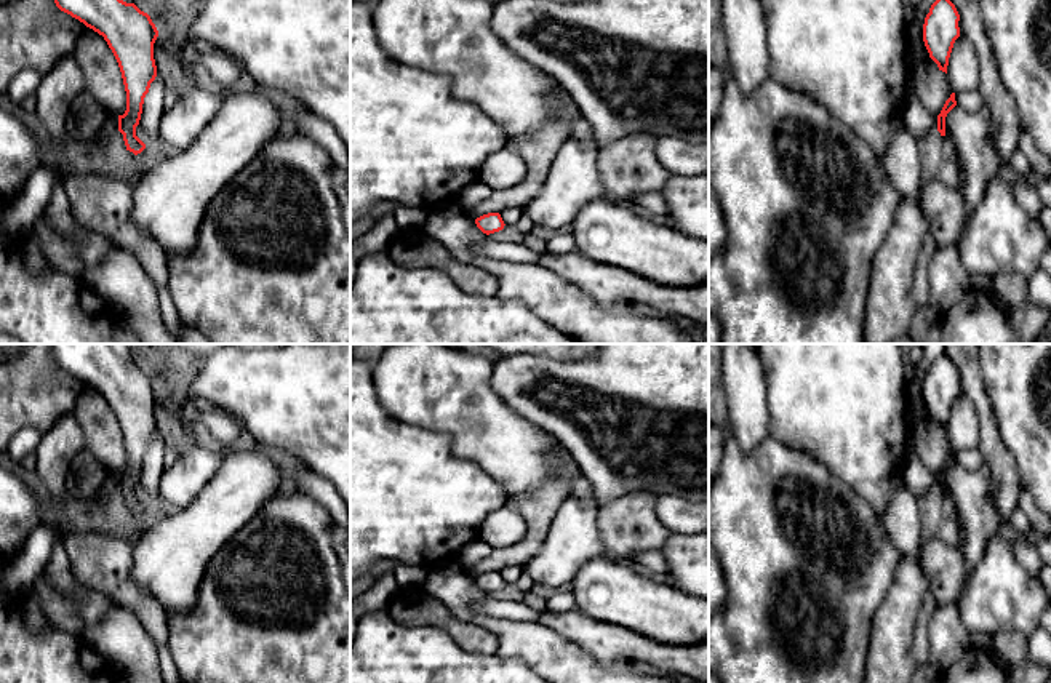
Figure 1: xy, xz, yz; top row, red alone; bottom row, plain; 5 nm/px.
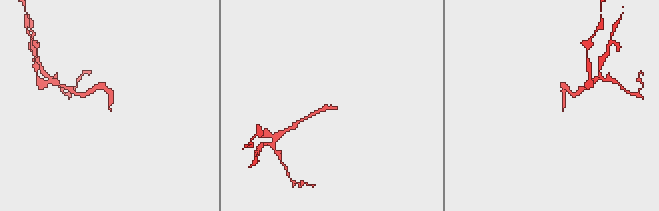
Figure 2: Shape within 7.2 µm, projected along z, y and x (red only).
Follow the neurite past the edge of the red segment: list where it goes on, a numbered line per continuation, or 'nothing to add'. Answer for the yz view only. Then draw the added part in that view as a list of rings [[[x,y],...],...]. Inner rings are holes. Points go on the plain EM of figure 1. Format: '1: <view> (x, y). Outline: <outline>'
nothing to add

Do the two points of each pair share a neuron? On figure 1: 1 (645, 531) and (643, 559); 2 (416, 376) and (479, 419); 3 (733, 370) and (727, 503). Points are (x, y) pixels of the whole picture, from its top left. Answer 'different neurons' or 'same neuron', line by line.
1: different neurons
2: same neuron
3: different neurons

